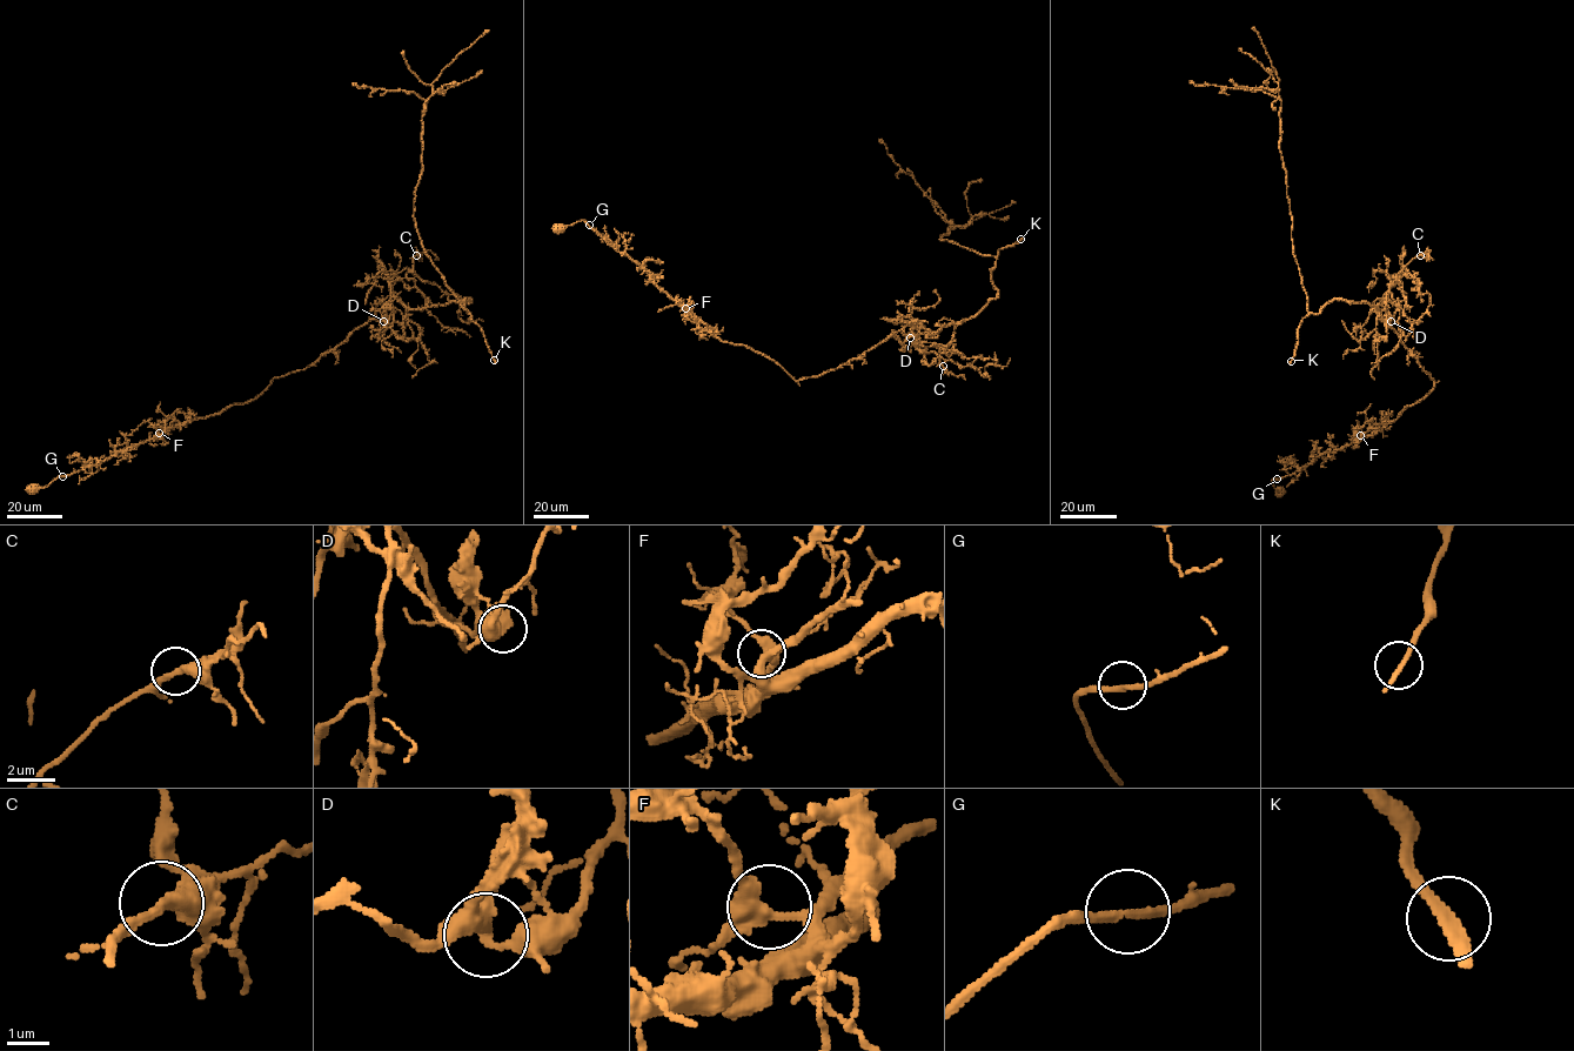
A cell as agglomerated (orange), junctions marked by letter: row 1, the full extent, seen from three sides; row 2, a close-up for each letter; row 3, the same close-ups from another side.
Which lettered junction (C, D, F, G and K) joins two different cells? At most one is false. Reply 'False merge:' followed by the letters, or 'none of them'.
False merge: D

